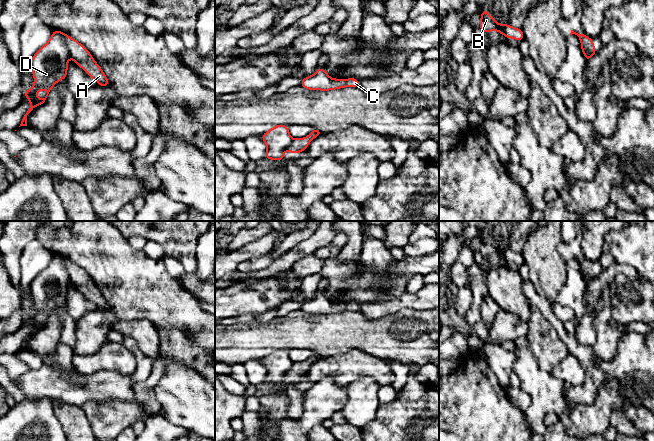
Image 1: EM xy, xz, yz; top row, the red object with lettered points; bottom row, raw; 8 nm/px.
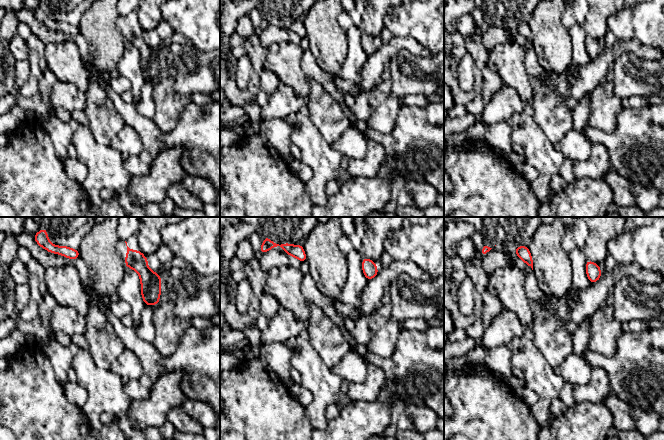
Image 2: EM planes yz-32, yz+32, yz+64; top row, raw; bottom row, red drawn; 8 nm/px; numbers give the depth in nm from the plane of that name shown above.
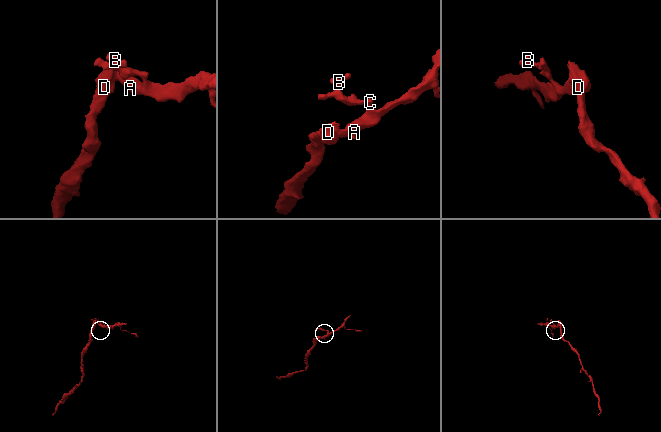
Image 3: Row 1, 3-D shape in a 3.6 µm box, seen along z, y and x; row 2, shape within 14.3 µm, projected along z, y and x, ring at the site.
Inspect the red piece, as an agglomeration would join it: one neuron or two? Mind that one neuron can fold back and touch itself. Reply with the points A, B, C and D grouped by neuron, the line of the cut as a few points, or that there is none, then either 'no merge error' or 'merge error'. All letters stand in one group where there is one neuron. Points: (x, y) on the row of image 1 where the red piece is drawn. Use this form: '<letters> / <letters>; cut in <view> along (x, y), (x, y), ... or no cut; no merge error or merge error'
A B C / D; cut in xy along (66, 36), (65, 43), (70, 56); merge error

